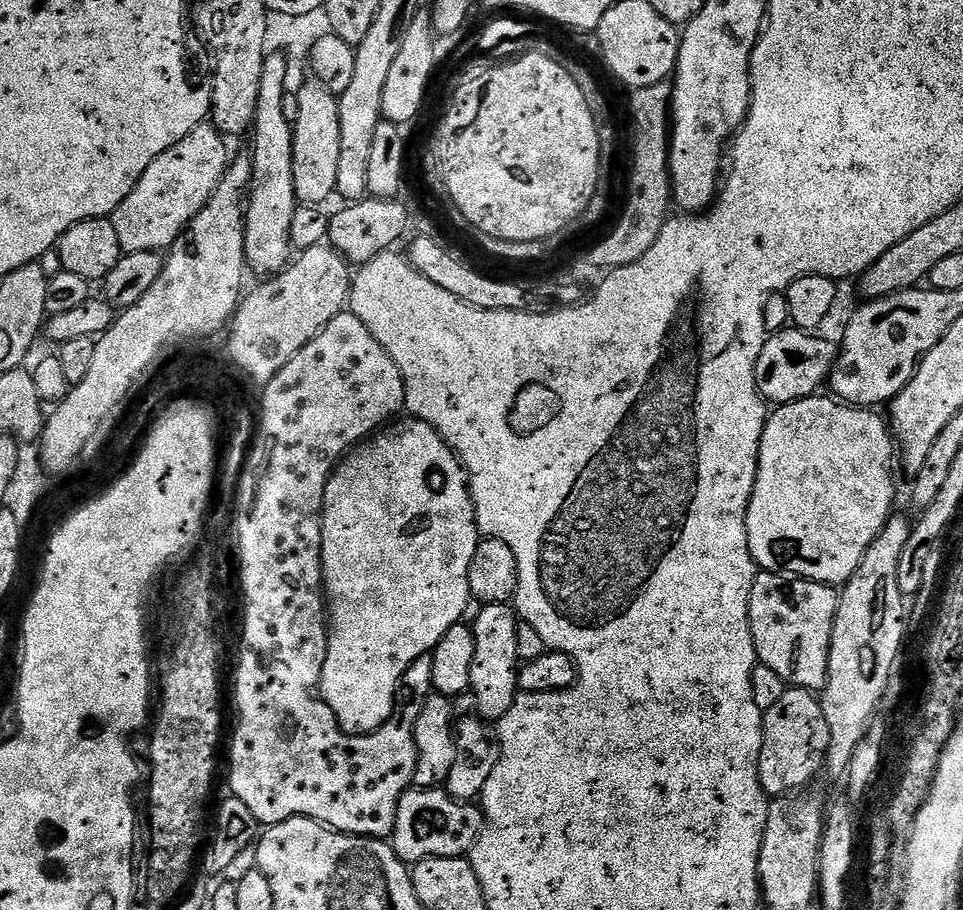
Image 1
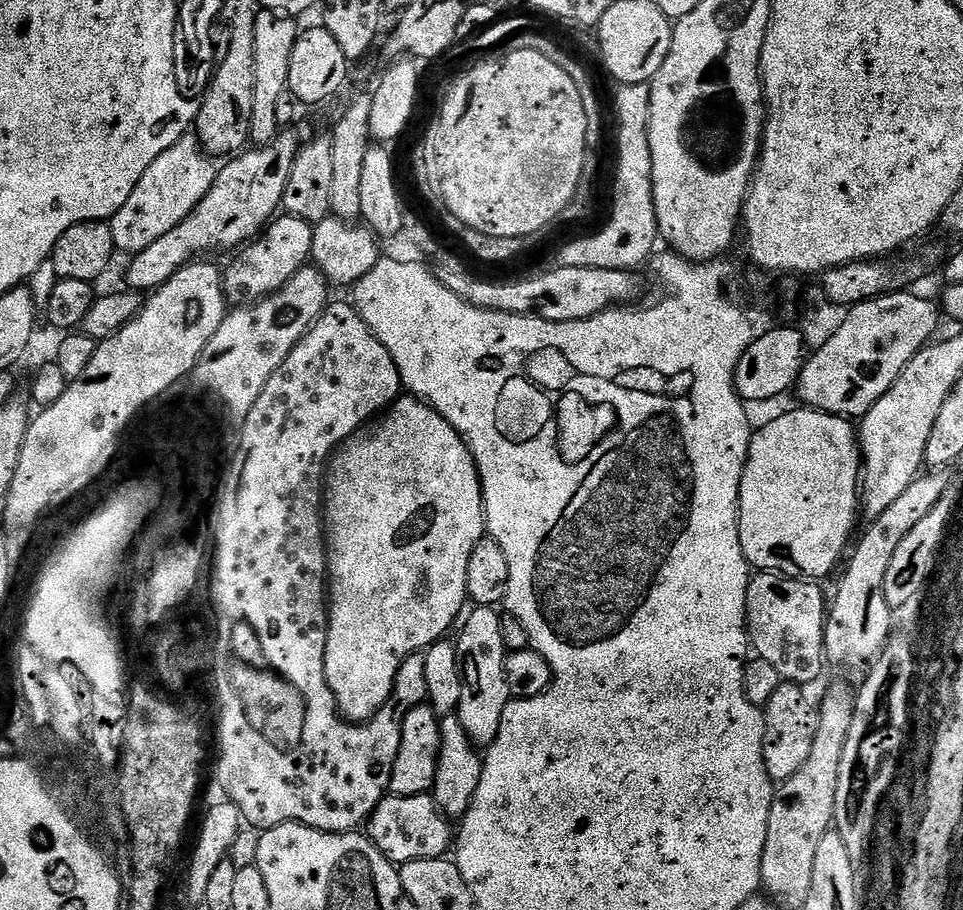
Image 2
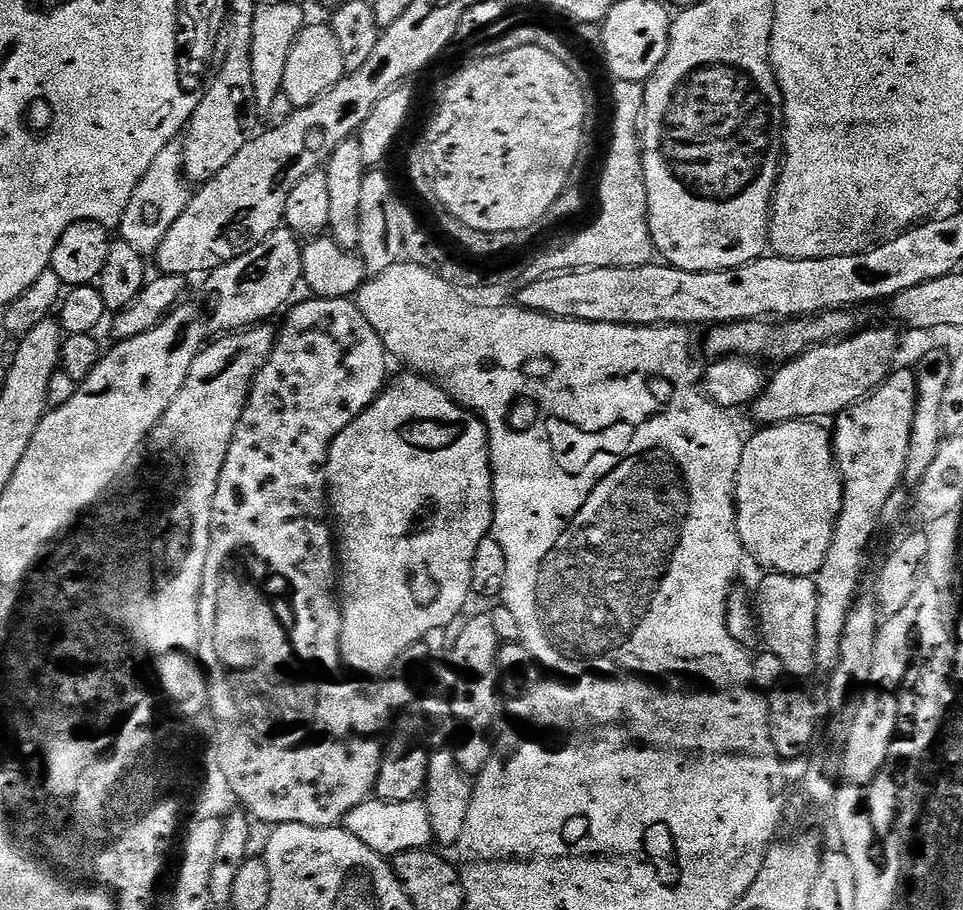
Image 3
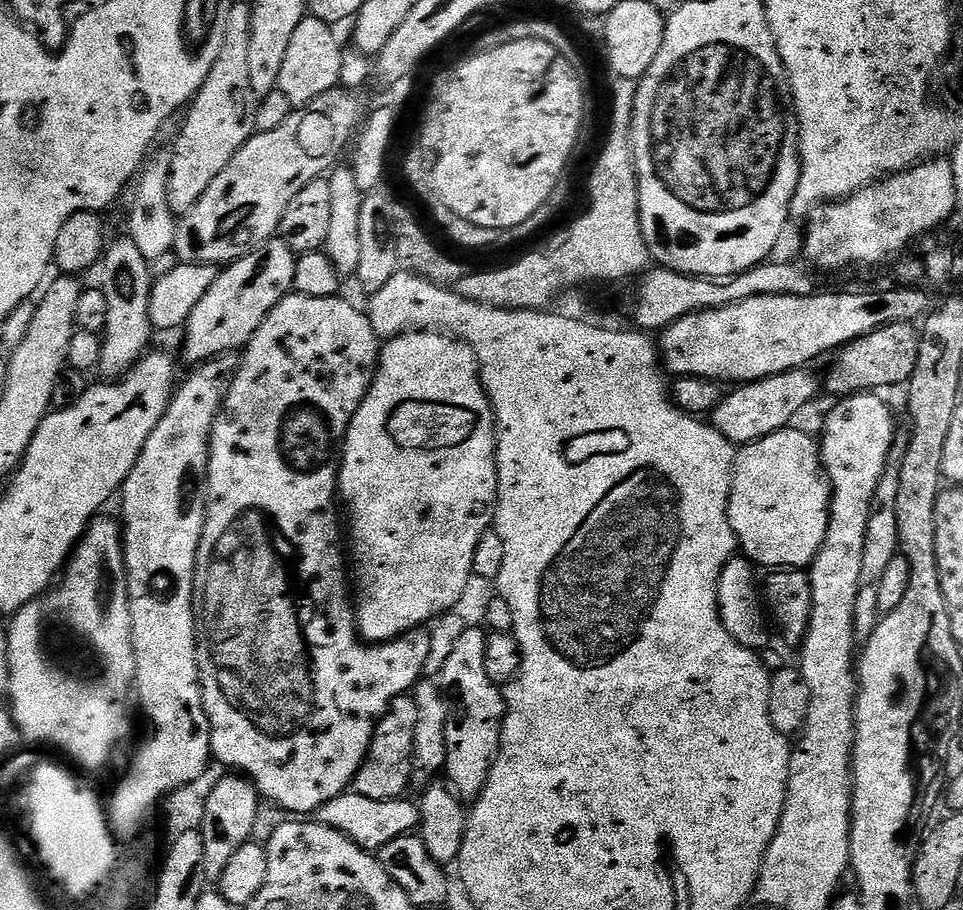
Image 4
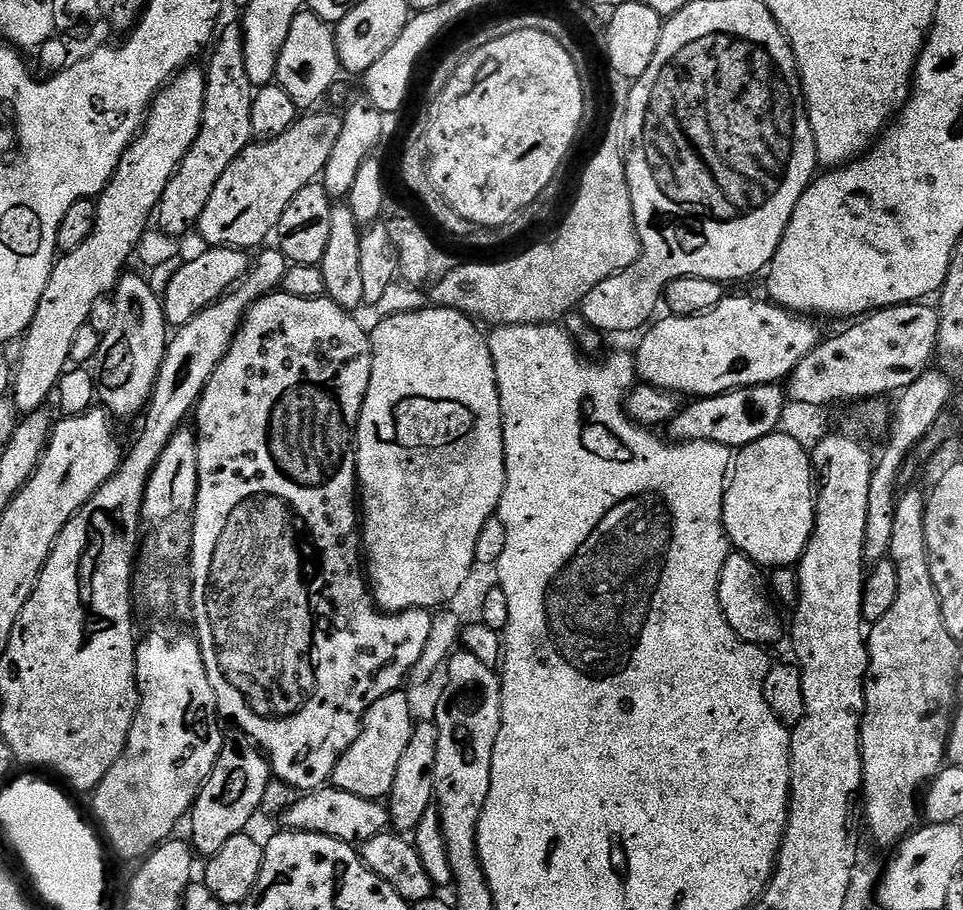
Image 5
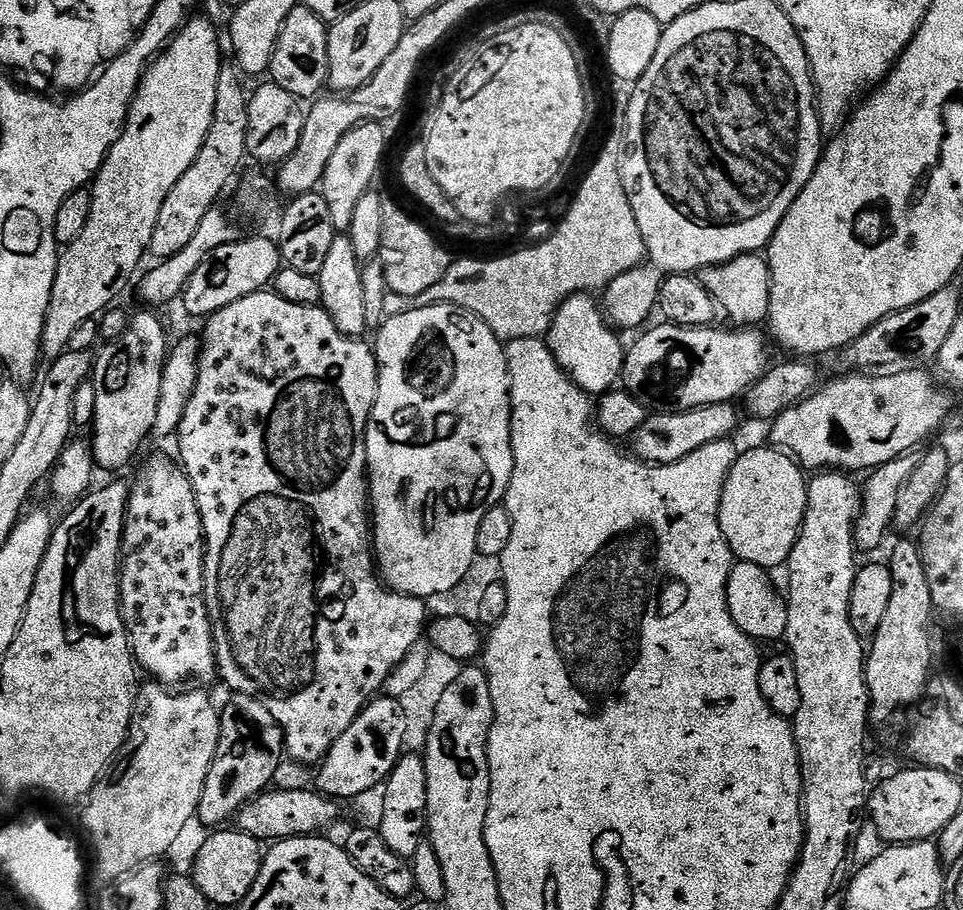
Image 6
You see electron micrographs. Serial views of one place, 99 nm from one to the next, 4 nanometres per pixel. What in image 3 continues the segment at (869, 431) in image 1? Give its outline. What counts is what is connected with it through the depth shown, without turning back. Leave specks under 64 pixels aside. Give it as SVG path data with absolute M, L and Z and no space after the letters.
M788 420L784 424L770 424L756 430L760 432L754 433L752 437L749 435L744 441L742 458L738 462L738 474L736 475L736 529L745 553L749 557L753 556L768 572L815 577L826 558L826 550L830 550L830 542L836 529L836 519L842 510L844 501L844 482L840 479L840 469L836 466L836 455L832 452L832 433L827 427L824 429L820 424L823 423L816 420Z

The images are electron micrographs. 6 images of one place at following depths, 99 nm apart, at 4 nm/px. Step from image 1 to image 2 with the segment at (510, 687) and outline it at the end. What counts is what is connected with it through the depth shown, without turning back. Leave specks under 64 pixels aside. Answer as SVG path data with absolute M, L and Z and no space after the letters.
M476 606L471 610L473 612L469 611L459 625L460 640L455 641L464 683L458 715L473 744L487 746L494 742L494 738L498 738L502 710L506 710L510 699L506 682L506 658L509 651L502 642L501 613L496 613L499 611L492 606Z

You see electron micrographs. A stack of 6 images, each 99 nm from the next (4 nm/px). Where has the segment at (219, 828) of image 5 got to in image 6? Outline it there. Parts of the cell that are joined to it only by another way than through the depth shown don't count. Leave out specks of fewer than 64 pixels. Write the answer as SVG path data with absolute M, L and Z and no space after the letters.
M237 695L220 712L220 745L200 799L199 823L216 830L239 814L271 785L274 770L286 759L284 731L274 717L252 696Z

